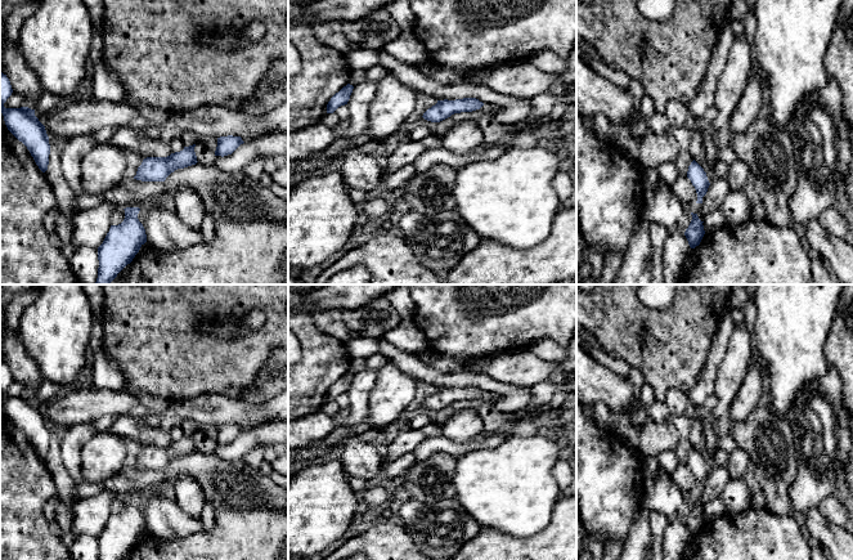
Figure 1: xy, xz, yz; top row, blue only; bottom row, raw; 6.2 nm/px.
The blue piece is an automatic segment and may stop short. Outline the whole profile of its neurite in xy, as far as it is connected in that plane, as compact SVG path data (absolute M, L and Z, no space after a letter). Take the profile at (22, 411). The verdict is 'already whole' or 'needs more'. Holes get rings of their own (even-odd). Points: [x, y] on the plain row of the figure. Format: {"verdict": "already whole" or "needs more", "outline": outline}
{"verdict": "already whole", "outline": "M0 360L0 400L4 404L5 413L27 435L39 457L45 461L50 443L49 425L45 415L35 404L35 398L28 395L5 397L4 391L12 381L13 377L9 367Z"}

